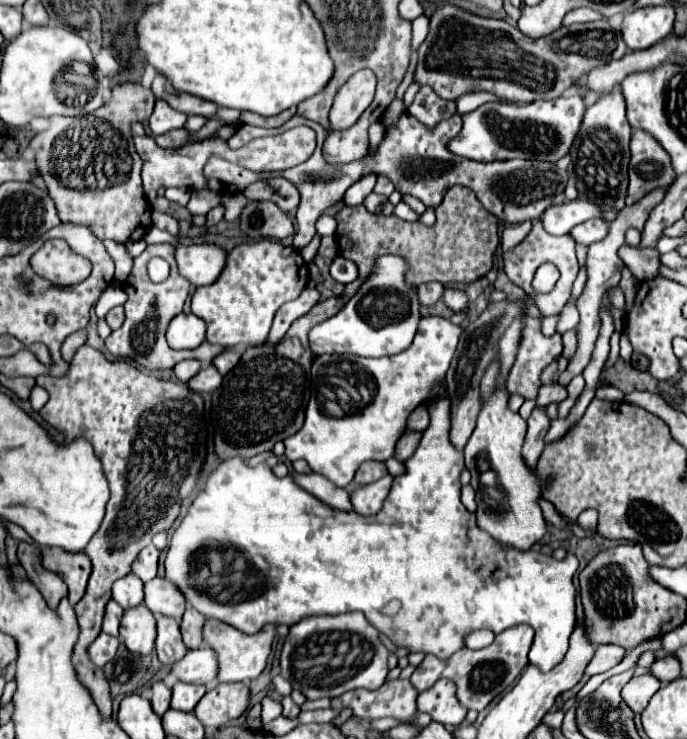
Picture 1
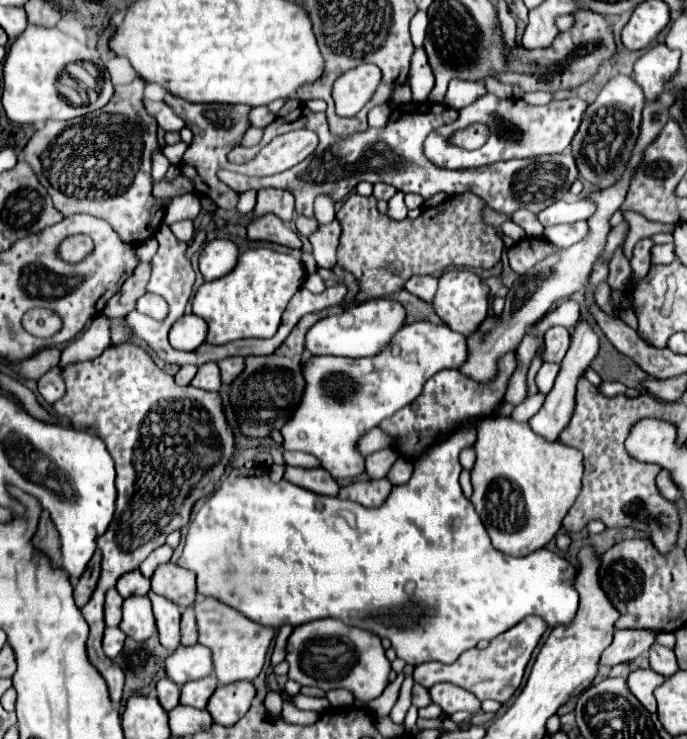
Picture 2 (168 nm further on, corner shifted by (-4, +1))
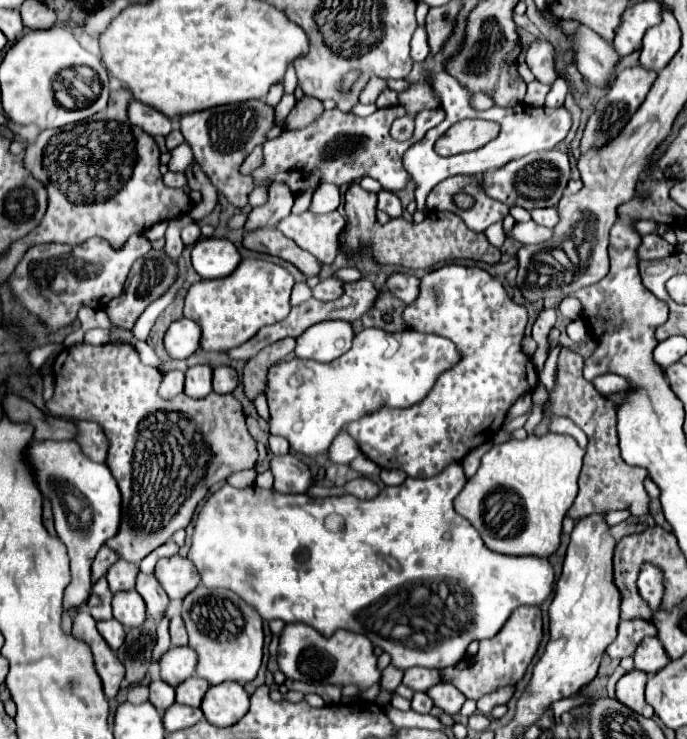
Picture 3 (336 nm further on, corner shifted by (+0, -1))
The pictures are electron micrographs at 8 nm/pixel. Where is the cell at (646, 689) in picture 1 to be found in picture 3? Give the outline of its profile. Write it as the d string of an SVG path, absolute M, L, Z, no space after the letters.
M630 670L626 672L618 684L616 684L616 700L634 710L636 714L644 718L652 718L654 710L644 700L644 686L648 682L648 674L642 670Z

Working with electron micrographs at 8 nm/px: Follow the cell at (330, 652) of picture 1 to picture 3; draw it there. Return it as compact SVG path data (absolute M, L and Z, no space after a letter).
M306 624L284 626L278 644L278 668L286 674L286 678L306 680L308 684L358 684L360 690L366 690L380 680L374 648L364 634L338 630L334 636L324 638Z

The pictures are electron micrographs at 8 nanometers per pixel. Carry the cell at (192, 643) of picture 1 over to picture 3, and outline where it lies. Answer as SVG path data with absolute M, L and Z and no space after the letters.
M180 614L170 618L170 642L172 642L172 646L186 646L188 644L188 634L186 634Z

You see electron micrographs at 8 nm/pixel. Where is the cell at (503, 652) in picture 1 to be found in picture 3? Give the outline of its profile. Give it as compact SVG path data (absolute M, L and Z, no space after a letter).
M518 606L512 612L512 618L500 628L500 632L480 642L480 650L476 656L466 656L452 668L442 670L444 682L452 682L466 698L478 700L484 694L490 694L502 686L516 684L526 674L528 664L532 662L542 640L542 614L540 606Z

